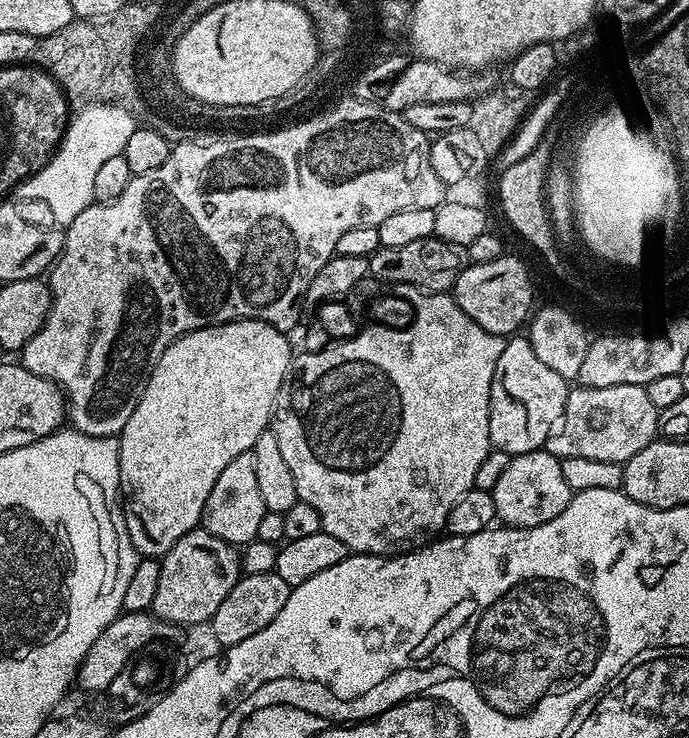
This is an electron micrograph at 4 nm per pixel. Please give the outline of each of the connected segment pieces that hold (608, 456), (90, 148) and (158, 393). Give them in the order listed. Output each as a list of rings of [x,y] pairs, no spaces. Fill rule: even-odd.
[[[643,384],[605,388],[576,386],[568,393],[564,413],[548,436],[546,450],[561,458],[594,458],[597,462],[624,465],[657,436],[658,413]]]
[[[88,102],[83,105],[80,113],[73,115],[64,129],[64,137],[60,146],[52,153],[47,164],[28,177],[19,185],[21,192],[28,200],[37,200],[48,207],[55,223],[66,226],[86,210],[86,206],[94,203],[94,174],[102,162],[121,155],[138,121],[127,107],[119,104],[105,104],[103,102]]]
[[[232,320],[228,324],[212,324],[208,328],[199,328],[193,332],[187,332],[185,336],[179,336],[172,345],[158,358],[158,362],[152,368],[147,382],[140,395],[138,406],[134,406],[134,414],[130,414],[130,422],[120,431],[120,490],[125,501],[132,503],[132,509],[127,509],[124,521],[130,534],[130,542],[136,547],[137,553],[144,558],[159,558],[165,556],[174,542],[182,538],[182,534],[193,532],[201,523],[206,498],[210,498],[210,490],[214,490],[214,482],[218,482],[218,474],[238,458],[238,454],[251,452],[254,442],[263,432],[269,431],[270,421],[276,407],[276,395],[286,378],[289,366],[292,365],[294,349],[288,345],[289,337],[279,332],[274,326],[270,326],[261,320]]]

